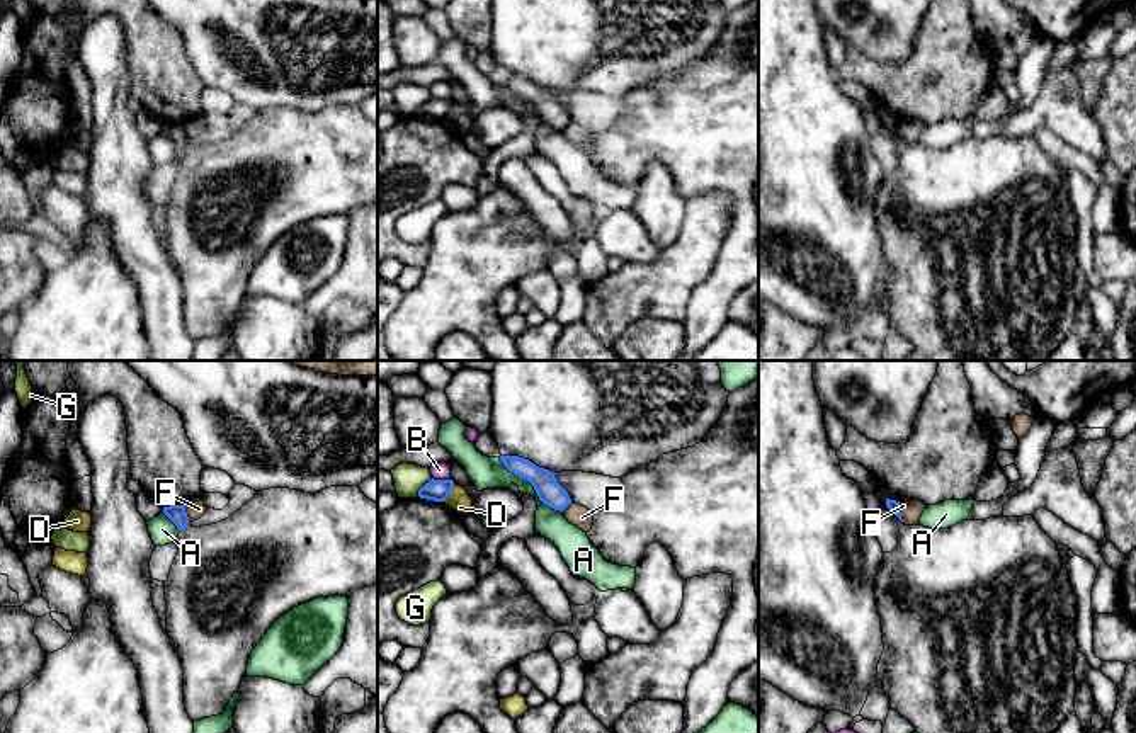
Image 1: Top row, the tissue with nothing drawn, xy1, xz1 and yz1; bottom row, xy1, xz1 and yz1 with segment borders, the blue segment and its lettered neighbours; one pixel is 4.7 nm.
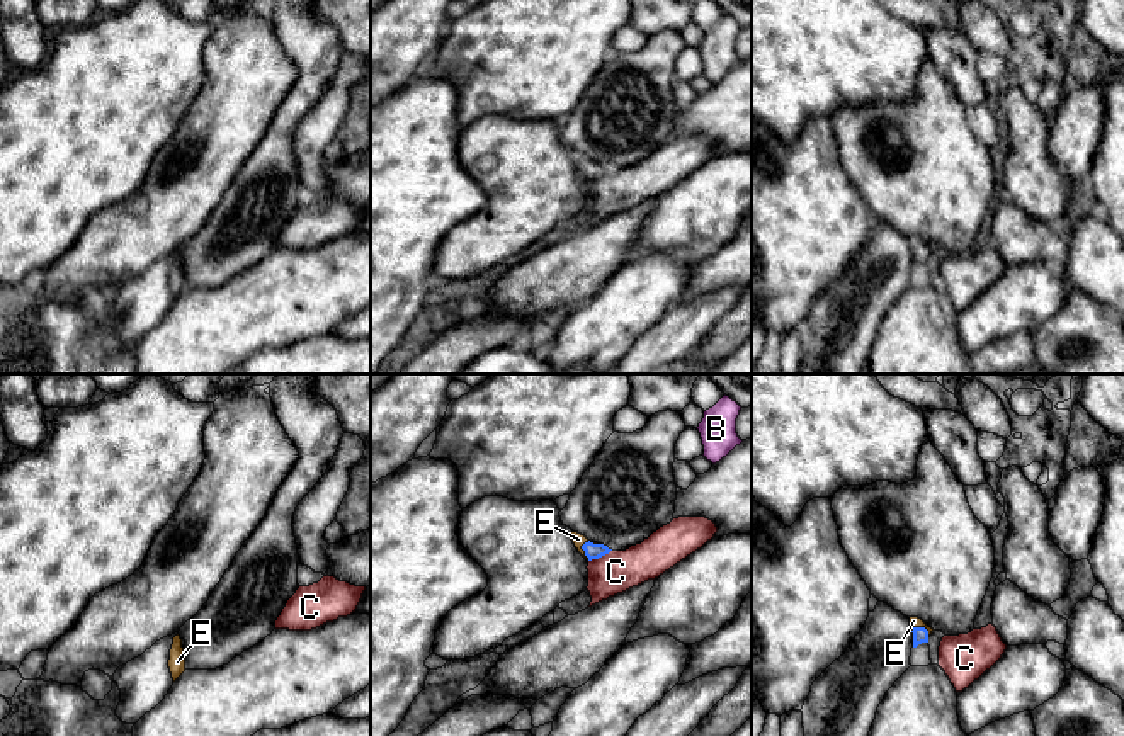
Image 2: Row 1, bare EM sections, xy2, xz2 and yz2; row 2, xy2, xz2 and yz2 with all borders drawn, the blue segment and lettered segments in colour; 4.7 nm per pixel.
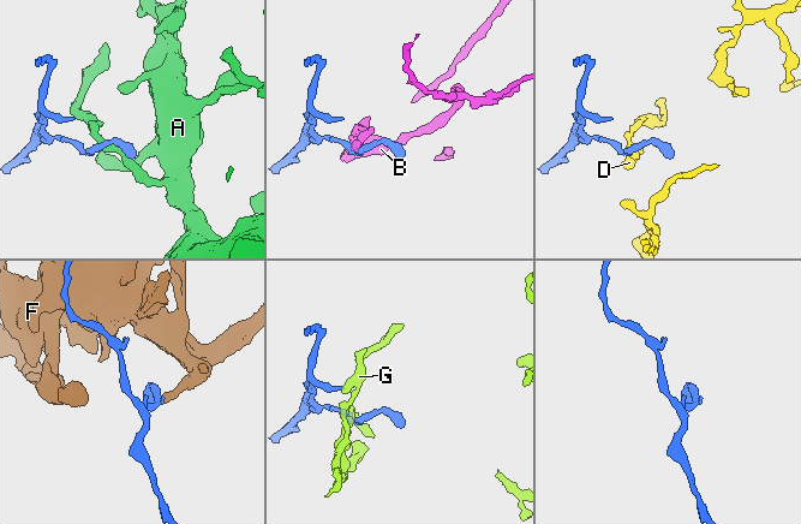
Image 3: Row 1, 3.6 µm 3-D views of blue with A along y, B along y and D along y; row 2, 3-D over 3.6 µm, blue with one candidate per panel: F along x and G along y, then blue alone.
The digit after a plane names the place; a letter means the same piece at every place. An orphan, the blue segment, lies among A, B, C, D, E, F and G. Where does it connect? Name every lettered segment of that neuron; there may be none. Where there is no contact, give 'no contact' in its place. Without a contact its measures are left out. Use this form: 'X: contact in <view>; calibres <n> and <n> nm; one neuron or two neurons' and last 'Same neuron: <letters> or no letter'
A: contact in xz1; calibres 120 and 150 nm; two neurons
B: contact in xz1; calibres 110 and 80 nm; two neurons
C: contact in xz2; calibres 80 and 190 nm; two neurons
D: contact in xz1; calibres 110 and 100 nm; two neurons
E: contact in yz2; calibres 80 and 50 nm; one neuron
F: contact in yz1; calibres 60 and 100 nm; two neurons
G: contact in xz1; calibres 110 and 140 nm; two neurons
Same neuron: E

